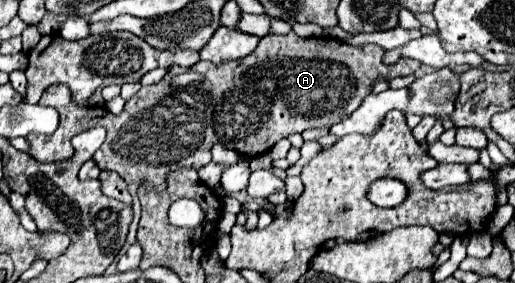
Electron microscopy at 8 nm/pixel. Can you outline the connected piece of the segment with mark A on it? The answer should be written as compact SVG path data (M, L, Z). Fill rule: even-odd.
M294 32L280 34L280 36L266 36L260 40L258 48L246 56L244 60L234 60L226 64L212 64L200 60L188 70L194 70L204 76L204 82L192 82L188 86L174 88L170 86L170 80L186 72L186 68L174 66L160 82L152 86L142 86L132 98L126 100L124 110L120 114L108 112L104 106L92 106L84 108L72 102L72 94L68 92L66 84L54 84L44 90L40 98L40 106L52 106L60 114L60 124L52 136L40 136L32 134L26 136L30 150L28 154L38 162L60 162L68 160L74 154L74 148L70 140L100 124L106 128L106 140L102 148L98 148L92 156L96 166L100 170L110 170L120 174L128 184L138 182L152 190L164 190L166 188L166 176L174 168L202 168L210 162L210 148L214 144L224 144L226 148L232 148L234 152L254 158L266 154L280 138L286 138L294 132L302 132L306 128L320 128L320 126L332 126L340 120L344 120L354 108L360 106L360 102L372 92L372 86L380 80L392 80L396 76L408 76L414 74L420 68L418 60L404 58L398 64L386 66L382 64L384 50L368 44L362 48L354 48L346 42L332 40L332 38L300 38Z

